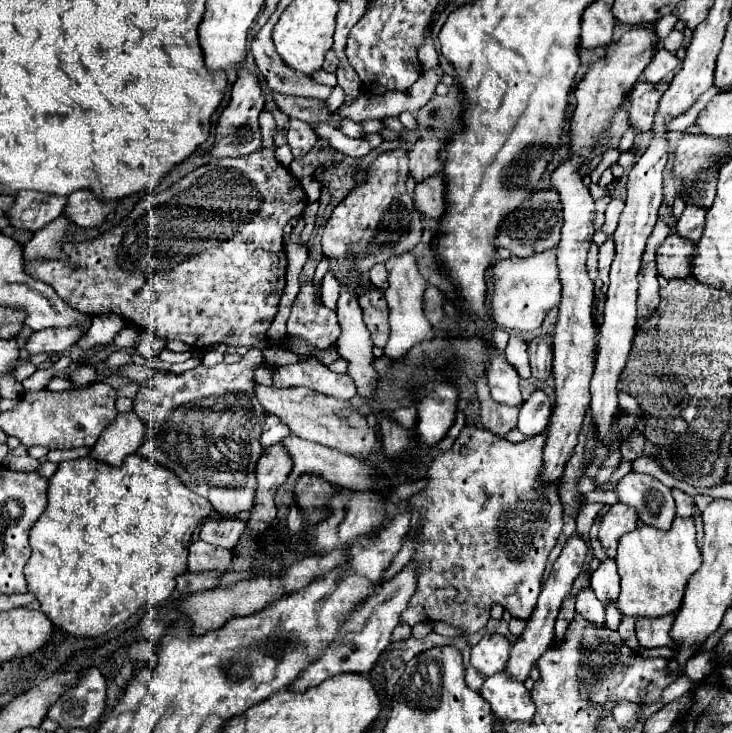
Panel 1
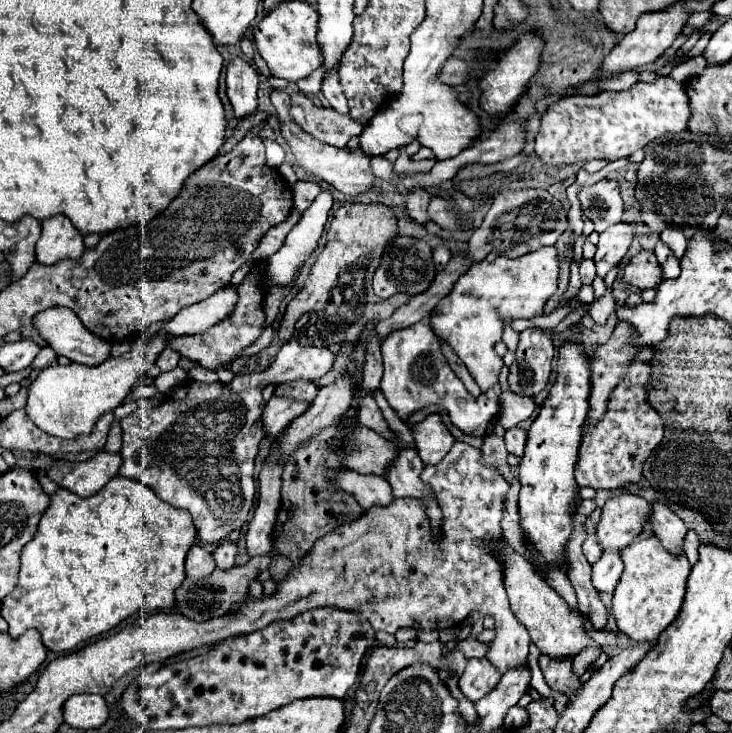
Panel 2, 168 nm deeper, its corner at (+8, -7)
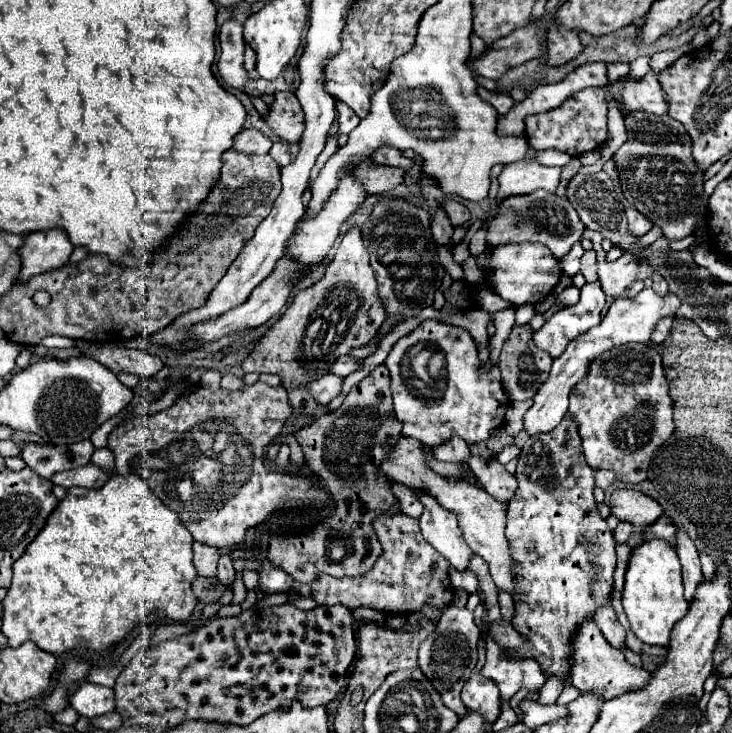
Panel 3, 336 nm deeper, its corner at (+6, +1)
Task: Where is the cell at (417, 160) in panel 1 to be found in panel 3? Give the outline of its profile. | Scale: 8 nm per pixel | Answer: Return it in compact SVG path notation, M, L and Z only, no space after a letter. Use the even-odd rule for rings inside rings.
M443 209L435 211L433 221L431 221L431 231L433 231L435 243L449 245L449 239L451 239L451 233L453 233L453 225L449 223L449 219L447 219L447 215L445 215Z

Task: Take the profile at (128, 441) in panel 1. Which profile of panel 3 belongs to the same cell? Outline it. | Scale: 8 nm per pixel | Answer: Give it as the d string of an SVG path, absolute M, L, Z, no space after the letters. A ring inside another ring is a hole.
M89 463L89 465L79 467L79 469L69 469L69 471L55 473L55 475L51 477L51 483L53 483L53 485L61 485L61 487L65 487L65 489L69 489L69 487L101 489L107 479L109 479L109 475L107 475L105 471L101 471L97 465Z

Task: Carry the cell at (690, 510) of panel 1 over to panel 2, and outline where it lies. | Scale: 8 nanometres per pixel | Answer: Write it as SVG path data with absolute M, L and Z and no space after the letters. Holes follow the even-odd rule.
M689 529L687 535L685 535L685 541L683 541L683 547L685 547L685 553L687 553L687 559L691 565L697 563L697 547L699 547L699 535L695 529Z

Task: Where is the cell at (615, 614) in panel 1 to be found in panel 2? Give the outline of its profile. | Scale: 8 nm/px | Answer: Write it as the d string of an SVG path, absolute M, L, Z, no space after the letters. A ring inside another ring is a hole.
M596 643L584 649L573 660L574 673L582 676L586 672L589 665L596 661L602 652L602 647Z

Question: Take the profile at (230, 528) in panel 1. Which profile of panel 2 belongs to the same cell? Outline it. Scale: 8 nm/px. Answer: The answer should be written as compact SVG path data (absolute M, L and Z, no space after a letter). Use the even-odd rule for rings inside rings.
M223 541L223 543L213 551L213 557L215 557L217 567L221 567L221 569L231 569L231 567L235 565L235 553L237 553L237 545Z

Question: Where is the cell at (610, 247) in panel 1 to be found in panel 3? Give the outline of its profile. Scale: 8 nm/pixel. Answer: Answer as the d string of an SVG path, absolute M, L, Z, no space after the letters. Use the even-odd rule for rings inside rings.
M629 207L625 213L627 213L629 233L641 237L641 235L645 235L653 227L653 223L649 223L649 219L645 215L641 215L637 209Z

